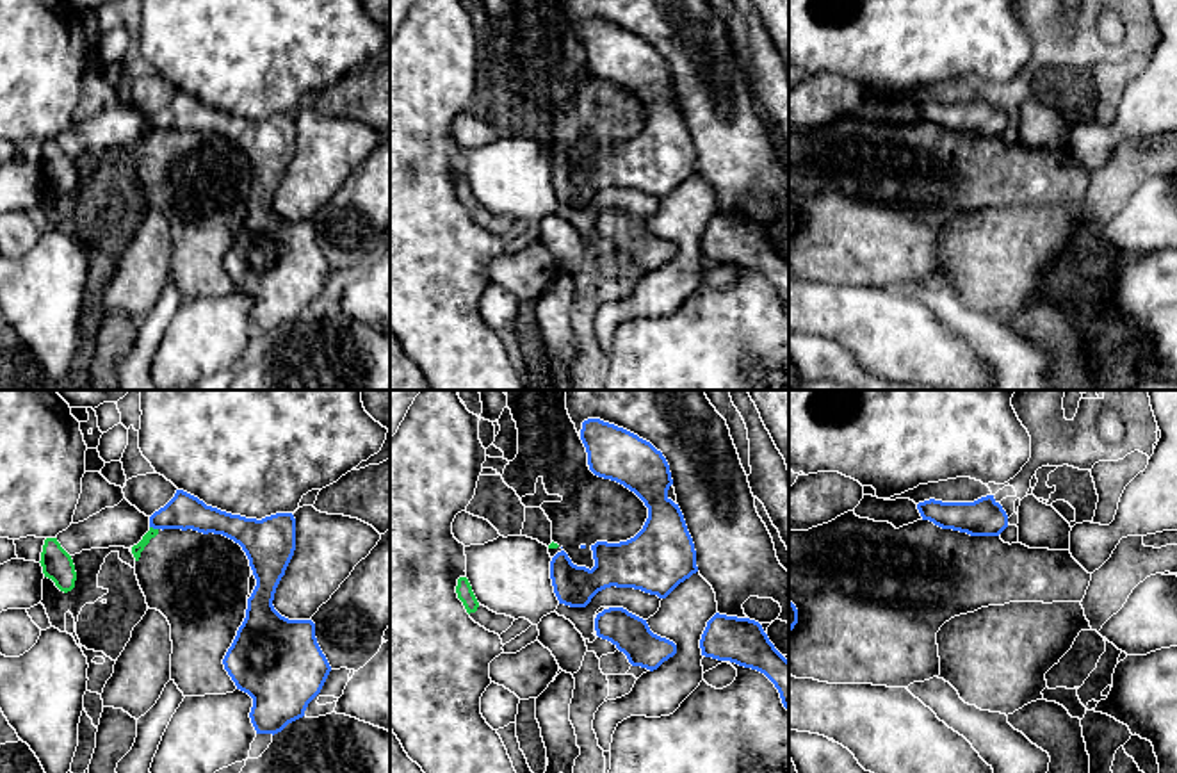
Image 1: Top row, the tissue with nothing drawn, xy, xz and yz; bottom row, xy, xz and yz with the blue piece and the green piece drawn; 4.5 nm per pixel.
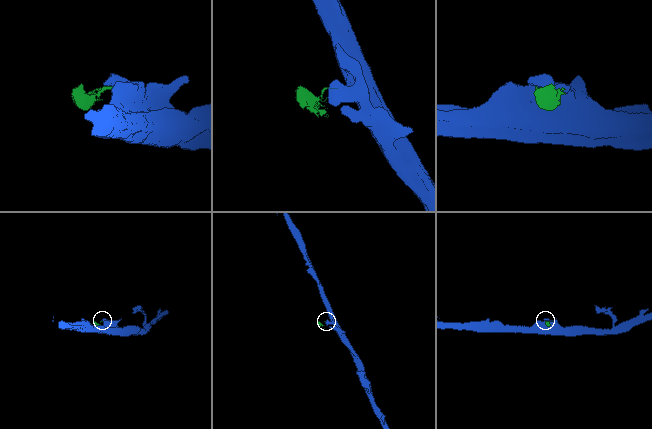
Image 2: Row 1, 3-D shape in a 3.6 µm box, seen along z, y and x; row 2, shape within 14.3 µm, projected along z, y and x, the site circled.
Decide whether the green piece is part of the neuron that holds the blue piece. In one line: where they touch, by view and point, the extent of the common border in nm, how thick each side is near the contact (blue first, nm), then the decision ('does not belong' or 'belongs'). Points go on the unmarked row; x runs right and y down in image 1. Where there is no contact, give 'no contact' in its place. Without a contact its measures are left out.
contact xy (154, 129); length 40 nm; calibres 160 and 50 nm; does not belong

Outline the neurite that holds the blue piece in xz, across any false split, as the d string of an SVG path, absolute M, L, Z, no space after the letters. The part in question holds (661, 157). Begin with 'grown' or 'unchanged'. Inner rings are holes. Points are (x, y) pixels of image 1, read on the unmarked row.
unchanged | M600 20L582 23L580 41L588 53L589 71L634 93L648 109L648 119L643 130L627 142L591 146L595 160L591 171L573 166L564 151L557 153L550 162L550 180L559 205L586 208L598 192L611 187L634 189L666 199L680 183L698 173L696 151L684 116L678 105L668 98L673 80L666 59L650 43Z

